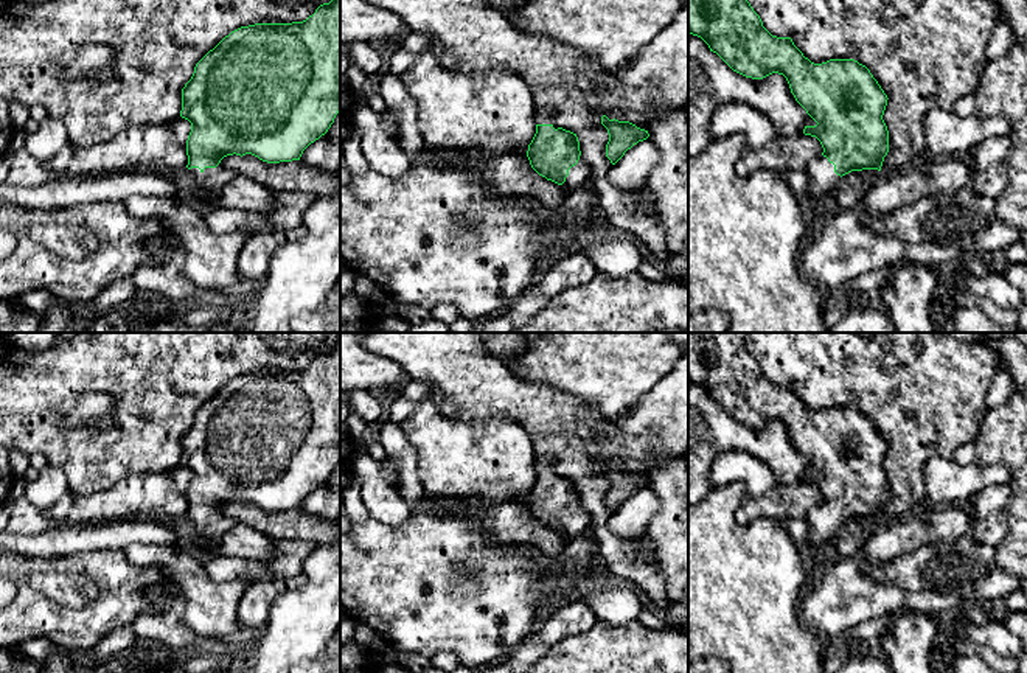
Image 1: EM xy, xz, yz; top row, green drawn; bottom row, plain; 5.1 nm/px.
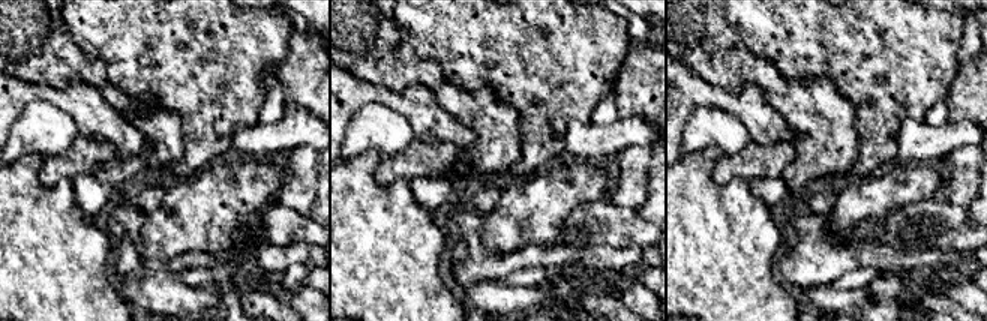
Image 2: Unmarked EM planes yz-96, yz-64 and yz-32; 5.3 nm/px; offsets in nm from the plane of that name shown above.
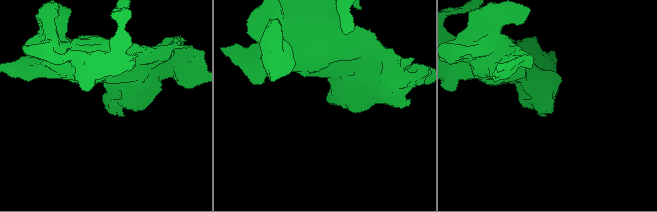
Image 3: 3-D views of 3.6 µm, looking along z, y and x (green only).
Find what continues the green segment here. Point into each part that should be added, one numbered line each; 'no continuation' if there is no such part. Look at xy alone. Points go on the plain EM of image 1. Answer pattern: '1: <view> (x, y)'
1: xy (212, 529)

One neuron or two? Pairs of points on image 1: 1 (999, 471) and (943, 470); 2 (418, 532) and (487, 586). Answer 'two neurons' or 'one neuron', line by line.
1: one neuron
2: one neuron

